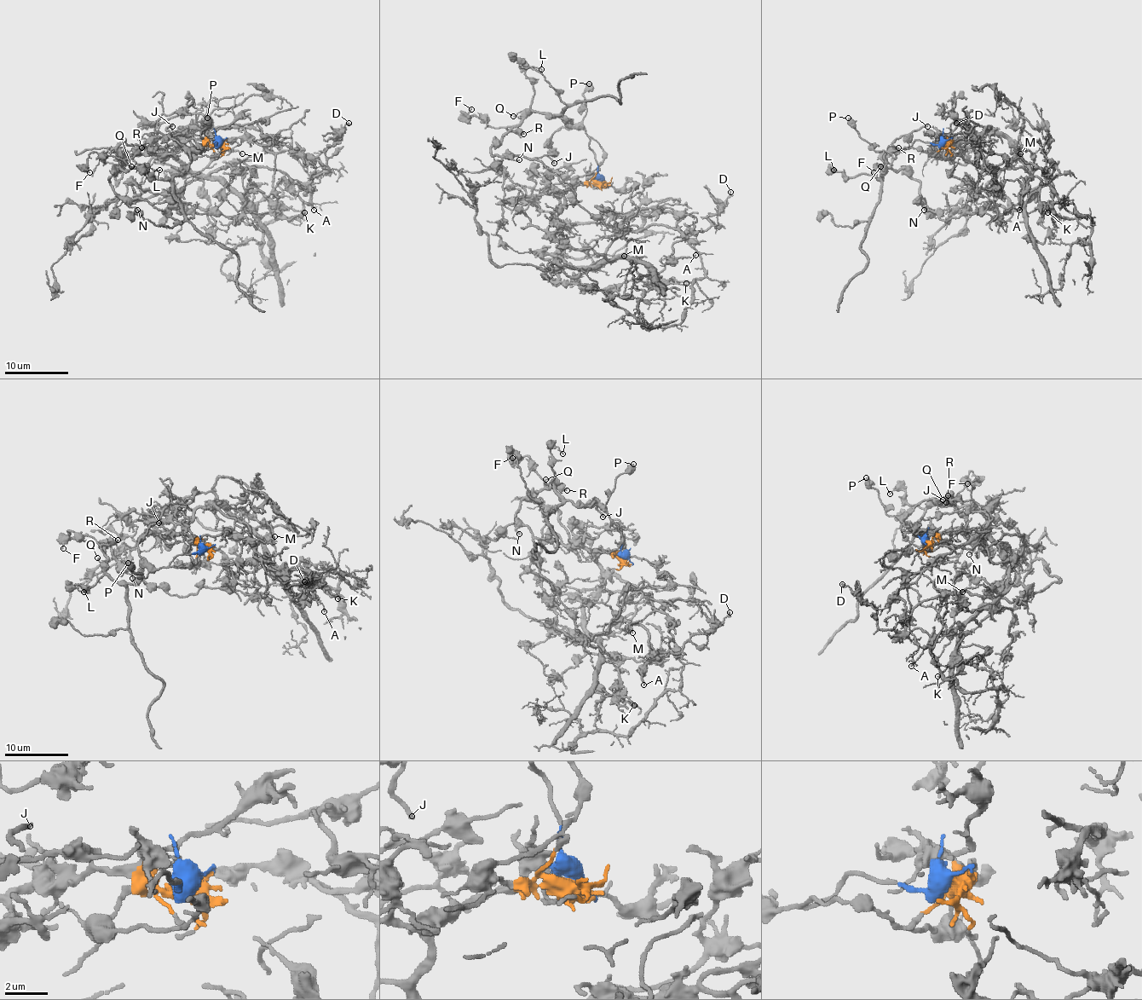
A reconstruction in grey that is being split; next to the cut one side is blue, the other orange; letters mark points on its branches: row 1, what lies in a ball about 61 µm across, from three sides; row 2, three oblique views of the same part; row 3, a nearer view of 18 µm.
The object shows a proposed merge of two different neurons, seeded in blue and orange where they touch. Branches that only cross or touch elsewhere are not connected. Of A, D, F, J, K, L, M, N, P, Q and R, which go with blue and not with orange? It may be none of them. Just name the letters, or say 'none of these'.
F, J, L, N, P, Q, R

